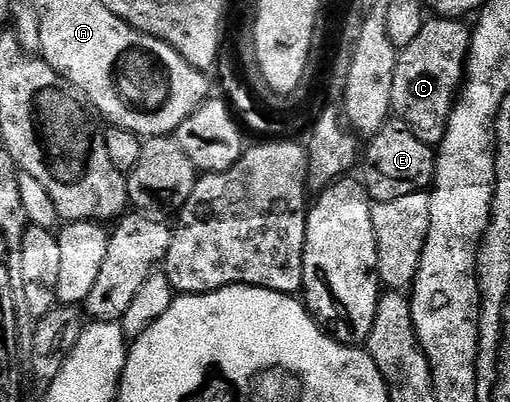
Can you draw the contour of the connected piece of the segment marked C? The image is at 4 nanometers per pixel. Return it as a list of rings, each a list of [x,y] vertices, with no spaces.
[[[431,18],[421,26],[421,34],[398,53],[393,74],[392,113],[421,138],[437,146],[445,138],[447,123],[459,90],[463,86],[467,56],[471,52],[472,29],[459,18]]]

